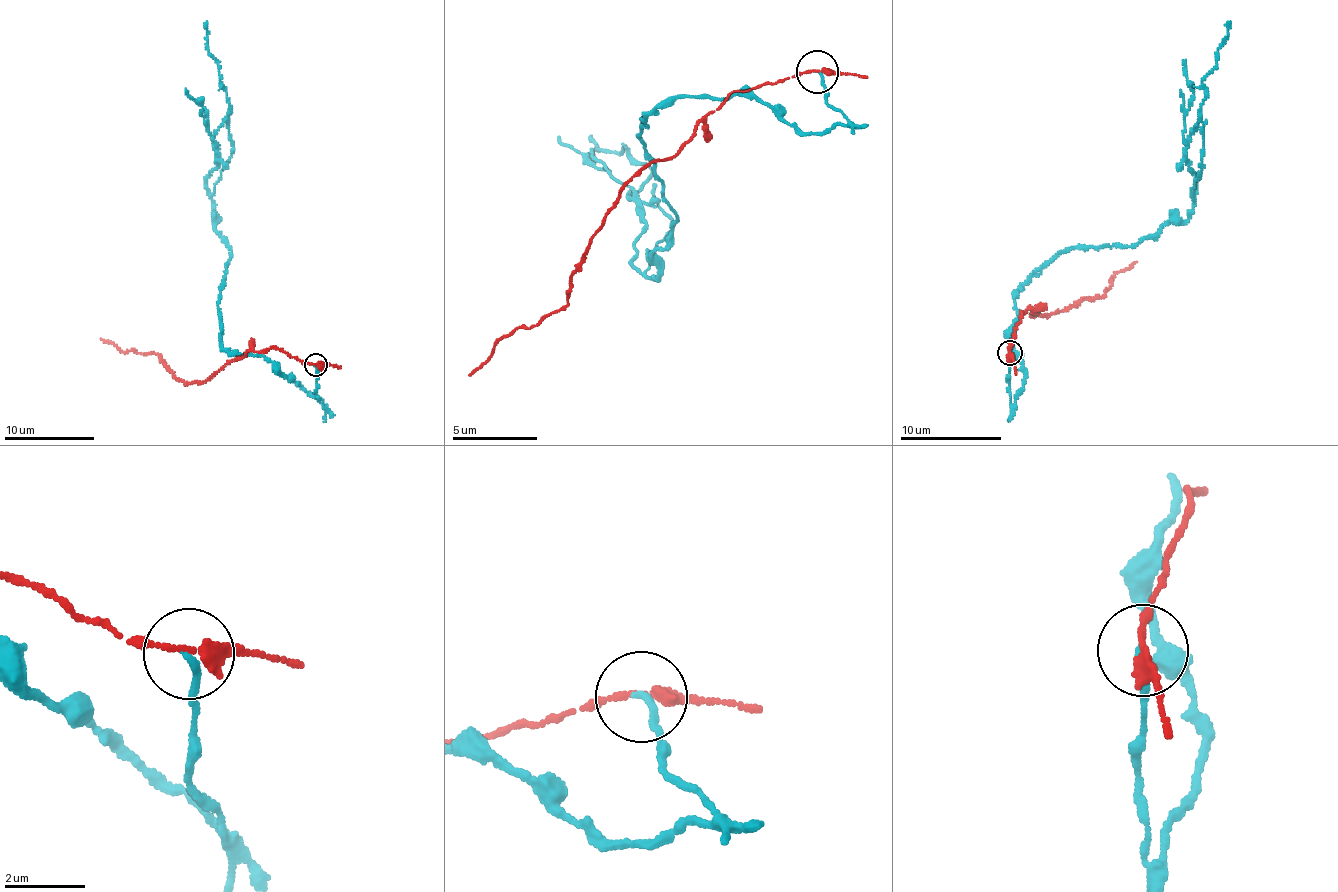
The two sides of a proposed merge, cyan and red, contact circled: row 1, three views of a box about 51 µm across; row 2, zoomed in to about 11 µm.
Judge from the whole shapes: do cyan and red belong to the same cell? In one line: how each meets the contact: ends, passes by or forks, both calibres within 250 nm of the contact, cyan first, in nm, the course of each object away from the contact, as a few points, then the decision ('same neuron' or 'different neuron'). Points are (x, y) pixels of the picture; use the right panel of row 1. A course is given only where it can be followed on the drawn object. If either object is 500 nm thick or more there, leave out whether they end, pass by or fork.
cyan ends there; red passes by; 160 nm thick on the cyan side, 240 nm on the other; cyan runs (1009, 353), (1013, 404), (1024, 377), (1012, 294), (1060, 253), (1132, 246), (1188, 218), (1202, 78), (1230, 21); red runs (1009, 353), (1020, 311), (1047, 316), (1084, 300), (1099, 298), (1110, 287), (1111, 278), (1137, 262); different neuron

